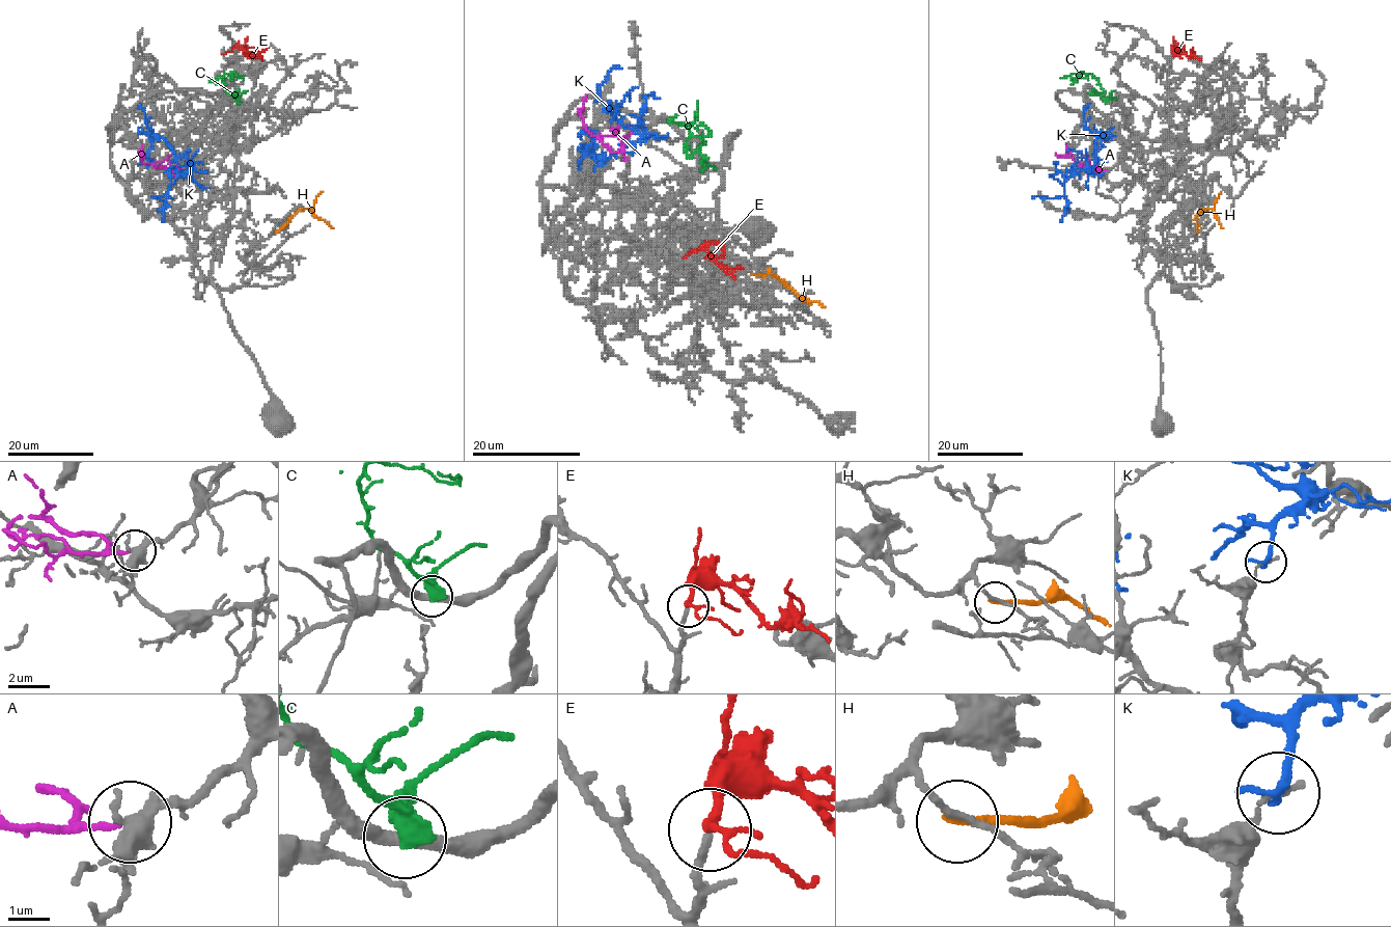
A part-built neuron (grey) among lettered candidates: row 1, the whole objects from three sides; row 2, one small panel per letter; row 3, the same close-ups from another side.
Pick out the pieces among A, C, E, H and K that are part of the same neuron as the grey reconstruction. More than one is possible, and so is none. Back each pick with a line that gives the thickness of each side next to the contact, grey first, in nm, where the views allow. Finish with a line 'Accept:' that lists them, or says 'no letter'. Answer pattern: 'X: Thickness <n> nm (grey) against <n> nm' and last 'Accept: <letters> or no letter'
E: Thickness 200 nm (grey) against 200 nm
Accept: E

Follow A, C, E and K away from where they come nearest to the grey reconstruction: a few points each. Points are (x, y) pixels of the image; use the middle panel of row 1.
A: (626, 158), (620, 152), (611, 152), (585, 128), (581, 108), (586, 94)
C: (703, 158), (696, 152), (688, 156), (684, 147), (691, 136), (710, 134), (703, 125), (694, 128)
E: (713, 242), (708, 245), (708, 251), (717, 263), (732, 272), (743, 269)
K: (633, 153), (642, 136), (615, 116), (617, 107), (599, 97), (604, 77), (620, 67)

